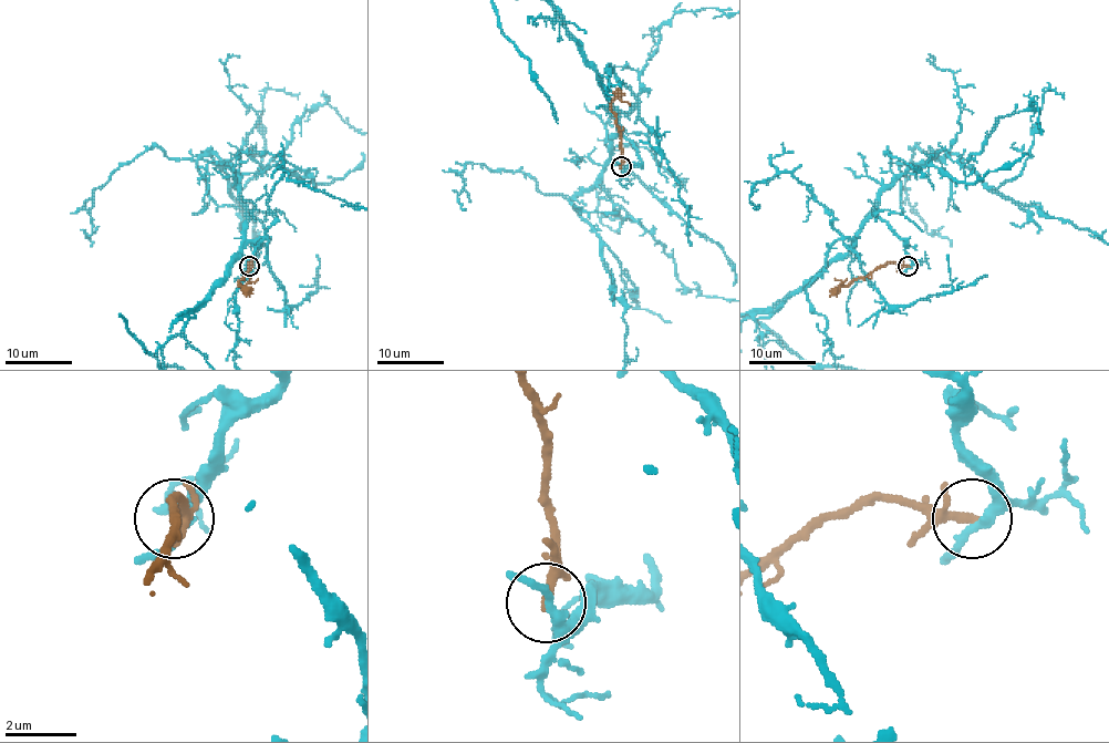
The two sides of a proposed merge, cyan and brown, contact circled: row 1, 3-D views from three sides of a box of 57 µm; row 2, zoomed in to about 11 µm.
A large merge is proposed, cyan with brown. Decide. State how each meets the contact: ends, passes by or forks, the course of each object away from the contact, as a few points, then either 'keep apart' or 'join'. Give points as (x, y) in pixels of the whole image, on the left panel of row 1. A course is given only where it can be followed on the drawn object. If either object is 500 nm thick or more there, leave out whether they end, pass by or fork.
cyan passes by; brown passes by; brown runs (249, 267), (239, 285), (258, 278); keep apart

